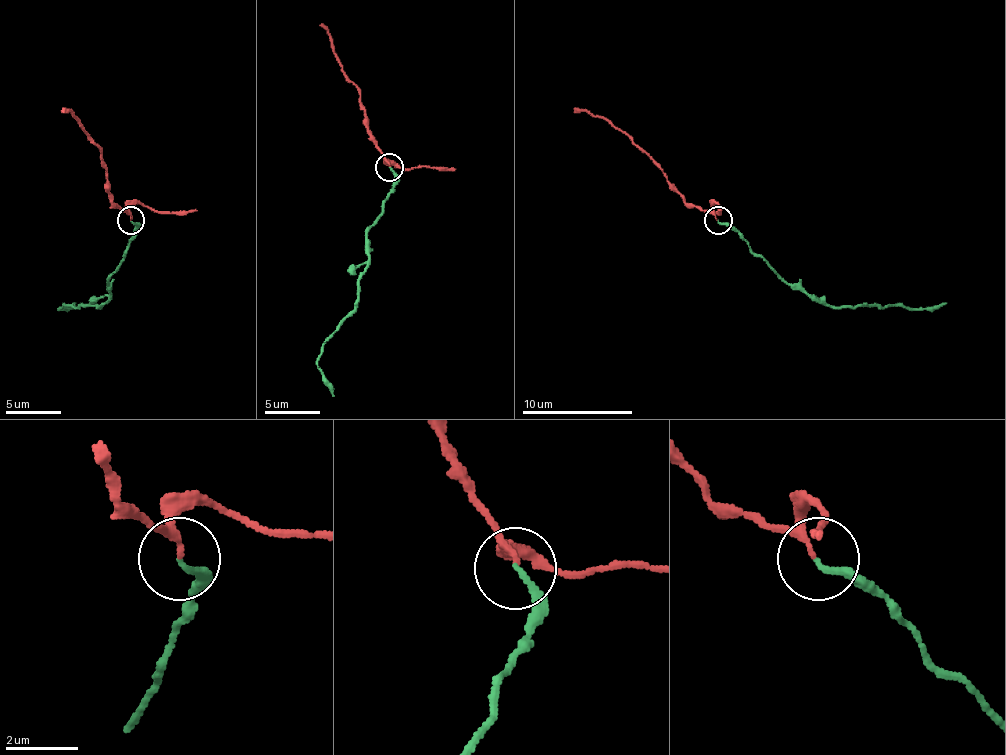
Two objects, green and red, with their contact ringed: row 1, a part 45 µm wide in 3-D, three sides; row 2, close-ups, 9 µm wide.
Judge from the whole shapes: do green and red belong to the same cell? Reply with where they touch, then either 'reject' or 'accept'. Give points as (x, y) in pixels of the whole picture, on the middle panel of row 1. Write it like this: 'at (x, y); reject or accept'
at (389, 167); accept

